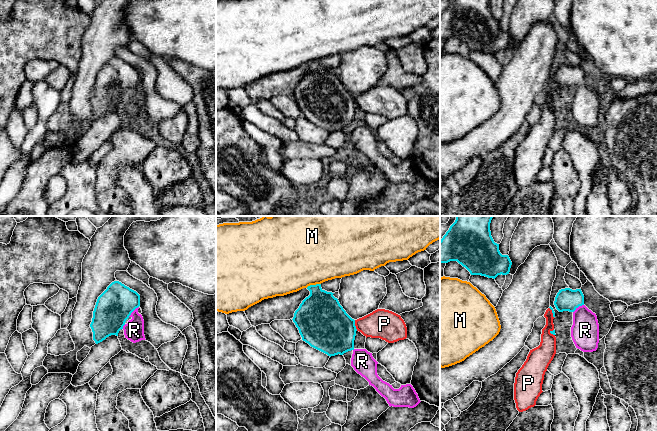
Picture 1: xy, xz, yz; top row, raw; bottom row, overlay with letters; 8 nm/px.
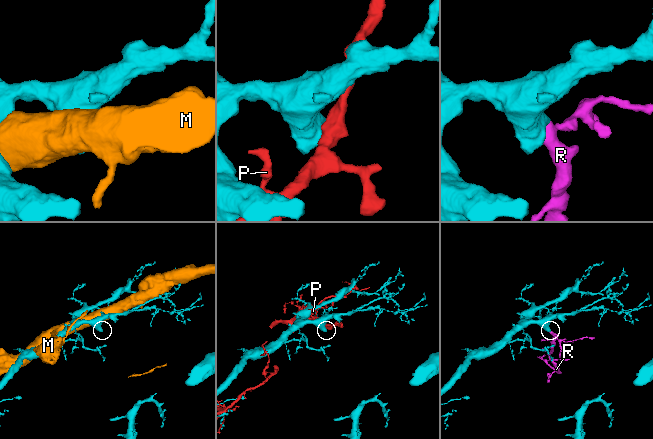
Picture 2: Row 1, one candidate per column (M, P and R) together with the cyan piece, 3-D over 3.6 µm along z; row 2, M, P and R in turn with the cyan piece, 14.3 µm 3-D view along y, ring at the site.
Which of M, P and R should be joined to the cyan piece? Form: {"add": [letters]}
{"add": ["R"]}

